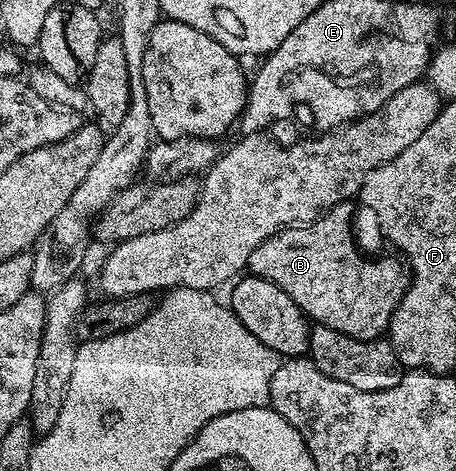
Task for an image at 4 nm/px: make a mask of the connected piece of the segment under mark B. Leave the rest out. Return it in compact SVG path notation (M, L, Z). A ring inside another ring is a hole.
M341 201L336 207L323 213L317 221L279 229L267 241L260 243L256 251L252 251L248 269L253 276L274 281L276 287L280 287L302 308L311 322L327 325L361 341L373 341L389 330L390 316L406 294L408 269L397 256L382 257L375 265L362 258L362 253L354 242L354 233L350 230L350 224L354 221L352 206L350 201Z

